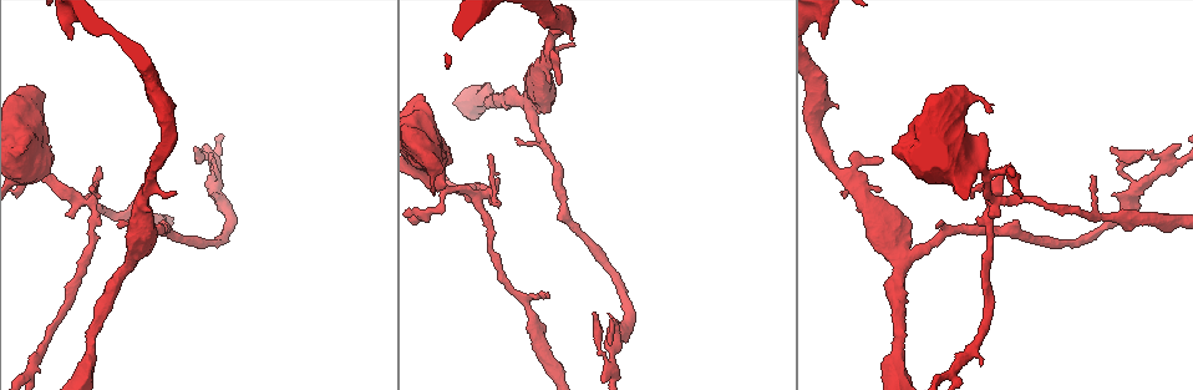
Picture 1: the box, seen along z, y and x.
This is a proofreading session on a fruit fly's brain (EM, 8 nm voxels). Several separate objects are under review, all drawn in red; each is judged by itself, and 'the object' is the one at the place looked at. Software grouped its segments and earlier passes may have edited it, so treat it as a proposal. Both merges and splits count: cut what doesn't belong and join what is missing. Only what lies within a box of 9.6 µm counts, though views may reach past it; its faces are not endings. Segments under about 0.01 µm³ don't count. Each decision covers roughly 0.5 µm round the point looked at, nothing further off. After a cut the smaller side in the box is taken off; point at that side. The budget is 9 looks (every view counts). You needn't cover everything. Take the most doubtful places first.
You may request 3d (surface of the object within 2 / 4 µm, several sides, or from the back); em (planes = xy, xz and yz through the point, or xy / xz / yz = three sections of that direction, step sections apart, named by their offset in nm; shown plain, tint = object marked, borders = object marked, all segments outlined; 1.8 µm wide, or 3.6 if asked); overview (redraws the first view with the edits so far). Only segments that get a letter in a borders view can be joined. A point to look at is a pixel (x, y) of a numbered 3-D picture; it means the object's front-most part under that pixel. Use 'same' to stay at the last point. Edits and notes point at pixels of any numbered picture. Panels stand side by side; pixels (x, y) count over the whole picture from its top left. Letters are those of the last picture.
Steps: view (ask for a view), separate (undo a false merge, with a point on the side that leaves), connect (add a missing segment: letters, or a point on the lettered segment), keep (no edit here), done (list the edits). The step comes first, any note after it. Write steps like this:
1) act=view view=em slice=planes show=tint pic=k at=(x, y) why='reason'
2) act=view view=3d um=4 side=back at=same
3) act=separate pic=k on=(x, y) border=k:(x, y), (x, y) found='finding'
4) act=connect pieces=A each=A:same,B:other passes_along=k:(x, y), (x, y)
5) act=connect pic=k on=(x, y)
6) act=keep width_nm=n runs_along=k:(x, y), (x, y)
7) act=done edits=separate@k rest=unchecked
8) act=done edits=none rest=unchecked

act=view view=em slice=yz step=4 show=tint pic=1 at=(847, 183) why='branch point'

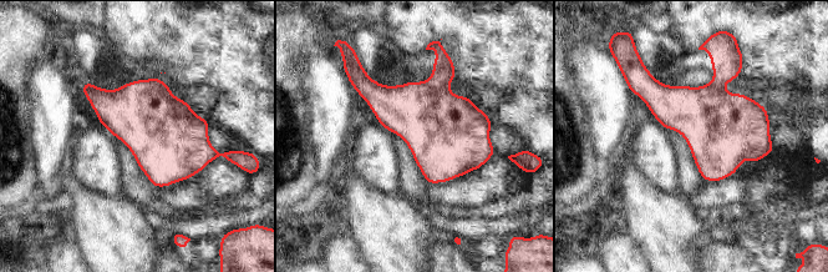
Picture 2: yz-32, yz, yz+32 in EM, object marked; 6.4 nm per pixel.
act=view view=em slice=planes show=borders at=same why='another direction'

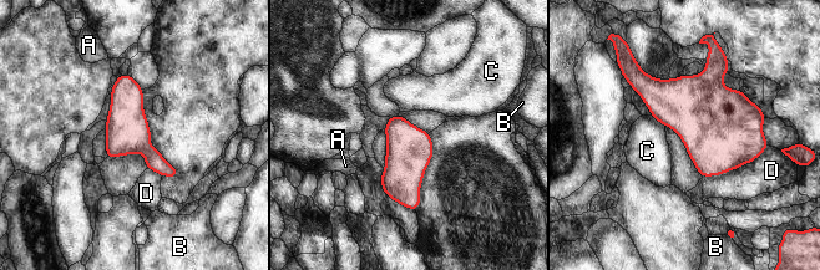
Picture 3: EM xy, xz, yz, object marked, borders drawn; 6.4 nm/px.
act=keep each=A:other,B:other,C:other,D:other border=3:(651, 115), (664, 127) found='continuous, no second neuron'

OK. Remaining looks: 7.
act=view view=em slice=xy step=8 show=borders pic=1 at=(72, 37)

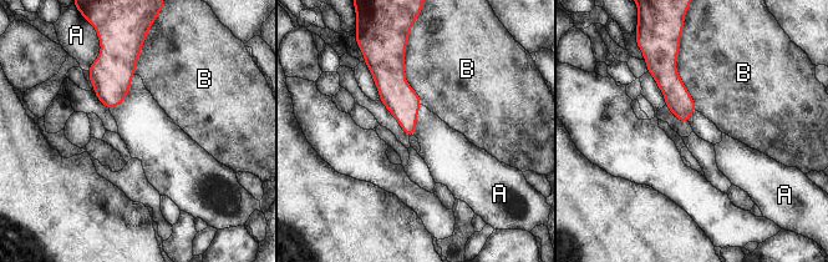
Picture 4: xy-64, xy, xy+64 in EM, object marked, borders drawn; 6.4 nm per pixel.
act=keep each=A:other,B:other border=4:(135, 75), (130, 92), (110, 109) found='no lettered segment goes on from it'

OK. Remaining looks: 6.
act=view view=3d um=2 pic=1 at=(81, 199) why='looks like a crossing'

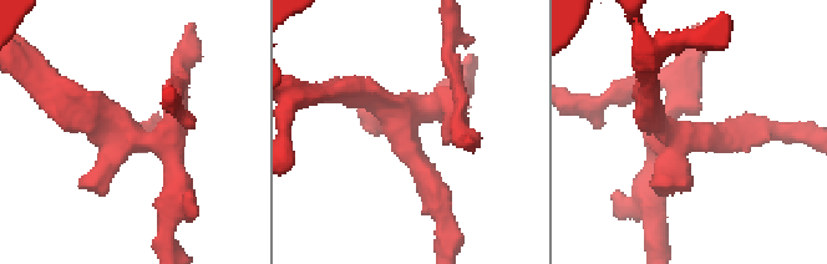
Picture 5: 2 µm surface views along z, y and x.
act=view view=em slice=xz step=16 show=borders pic=5 at=(123, 136) why='shape alone is not enough'

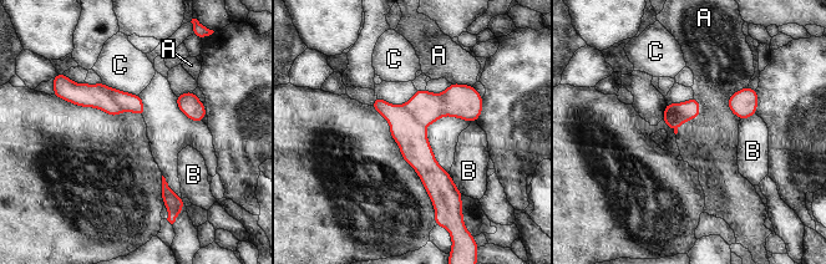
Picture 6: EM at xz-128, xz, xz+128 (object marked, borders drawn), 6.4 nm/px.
act=separate pic=6 on=(128, 102) each=A:other,B:other,C:other border=6:(95, 85), (105, 89), (122, 111) found='a second neuron is stuck on'

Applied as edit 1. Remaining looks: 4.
act=view view=overview

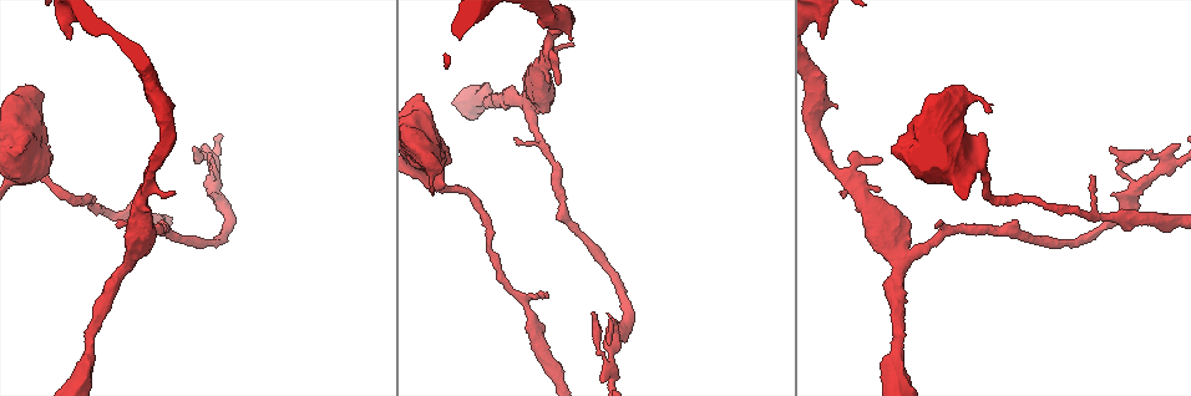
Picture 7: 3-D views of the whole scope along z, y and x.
act=view view=em slice=planes show=tint pic=7 at=(1090, 175)

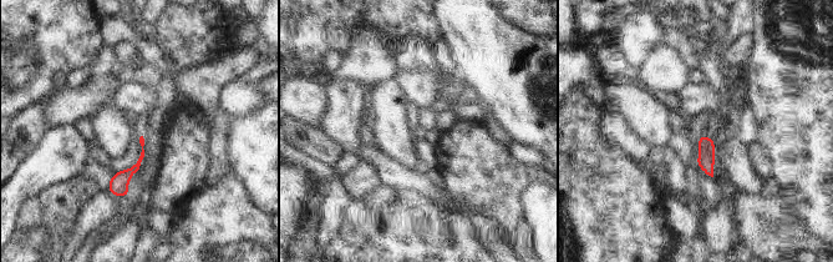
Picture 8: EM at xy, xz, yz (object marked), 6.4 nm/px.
act=view view=em slice=planes show=borders at=same

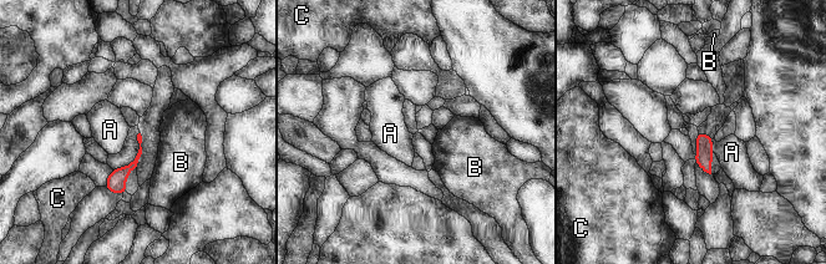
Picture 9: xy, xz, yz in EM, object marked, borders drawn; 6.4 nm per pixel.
act=keep each=A:other,B:other,C:other found='none of them fits'

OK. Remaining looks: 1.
act=done edits=separate@6 rest=unchecked

